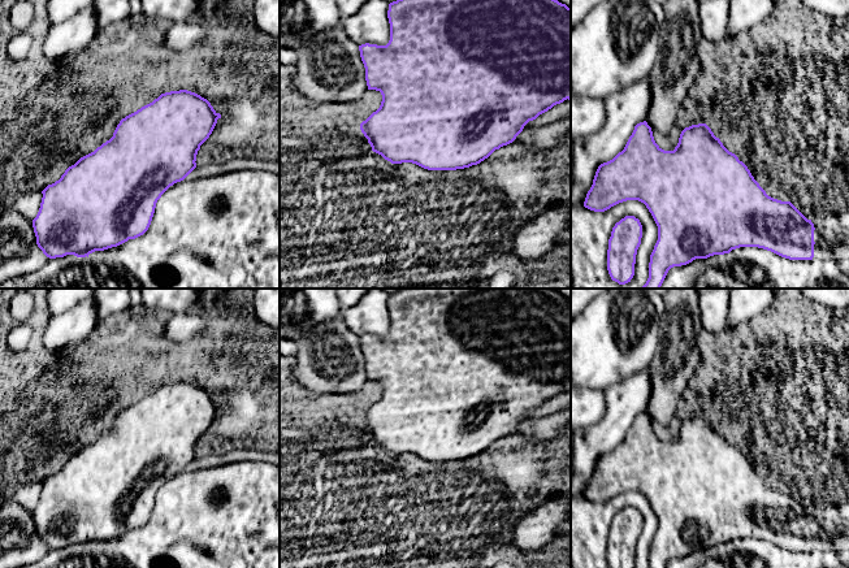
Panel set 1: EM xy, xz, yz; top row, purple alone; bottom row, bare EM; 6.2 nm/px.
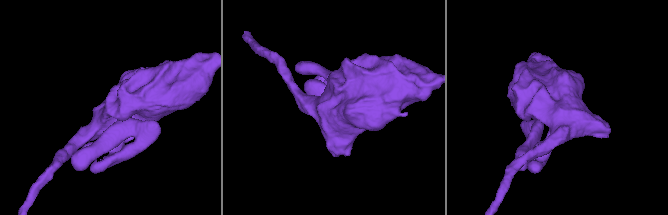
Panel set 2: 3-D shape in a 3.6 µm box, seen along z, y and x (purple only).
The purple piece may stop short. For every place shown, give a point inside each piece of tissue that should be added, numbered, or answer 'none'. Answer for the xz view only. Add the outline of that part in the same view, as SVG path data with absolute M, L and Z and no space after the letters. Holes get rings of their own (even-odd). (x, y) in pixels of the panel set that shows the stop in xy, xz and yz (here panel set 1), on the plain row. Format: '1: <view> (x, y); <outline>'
none

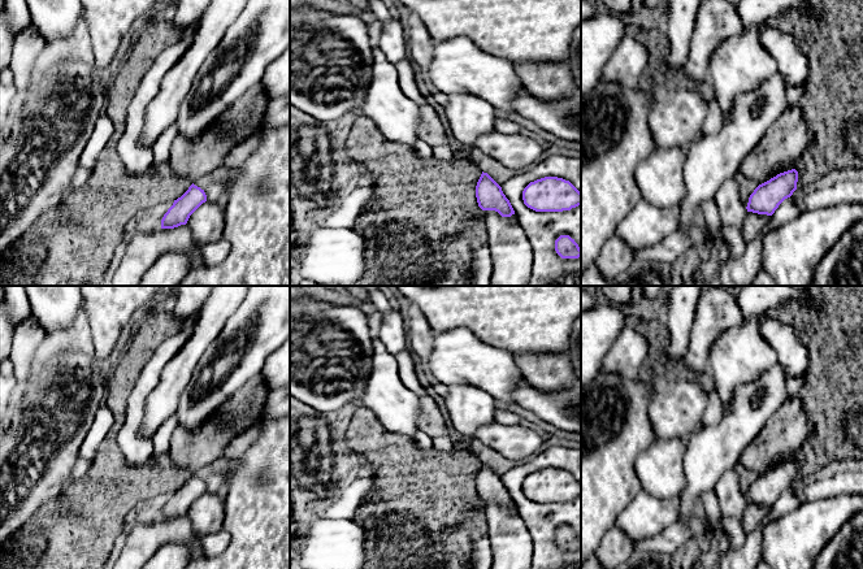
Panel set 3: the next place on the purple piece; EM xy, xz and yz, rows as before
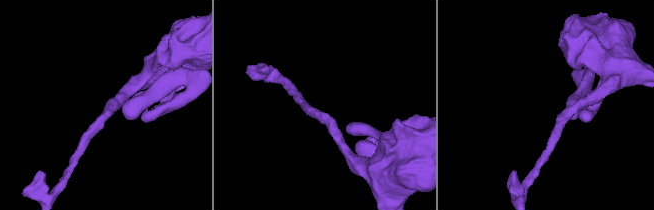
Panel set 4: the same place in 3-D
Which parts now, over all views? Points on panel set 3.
none

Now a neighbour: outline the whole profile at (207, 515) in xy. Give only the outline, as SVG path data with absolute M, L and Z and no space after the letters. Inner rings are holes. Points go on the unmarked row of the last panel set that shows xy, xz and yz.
M205 492L190 507L187 516L198 534L217 533L224 527L225 501L216 494Z

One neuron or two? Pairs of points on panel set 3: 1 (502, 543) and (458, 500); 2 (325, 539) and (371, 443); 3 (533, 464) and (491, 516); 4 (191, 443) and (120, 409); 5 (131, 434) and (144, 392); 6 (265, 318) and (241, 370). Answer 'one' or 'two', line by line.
1: two
2: two
3: two
4: two
5: one
6: one

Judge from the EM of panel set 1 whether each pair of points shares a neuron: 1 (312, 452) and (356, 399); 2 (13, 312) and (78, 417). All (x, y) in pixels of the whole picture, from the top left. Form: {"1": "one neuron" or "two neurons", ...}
{"1": "one neuron", "2": "two neurons"}

